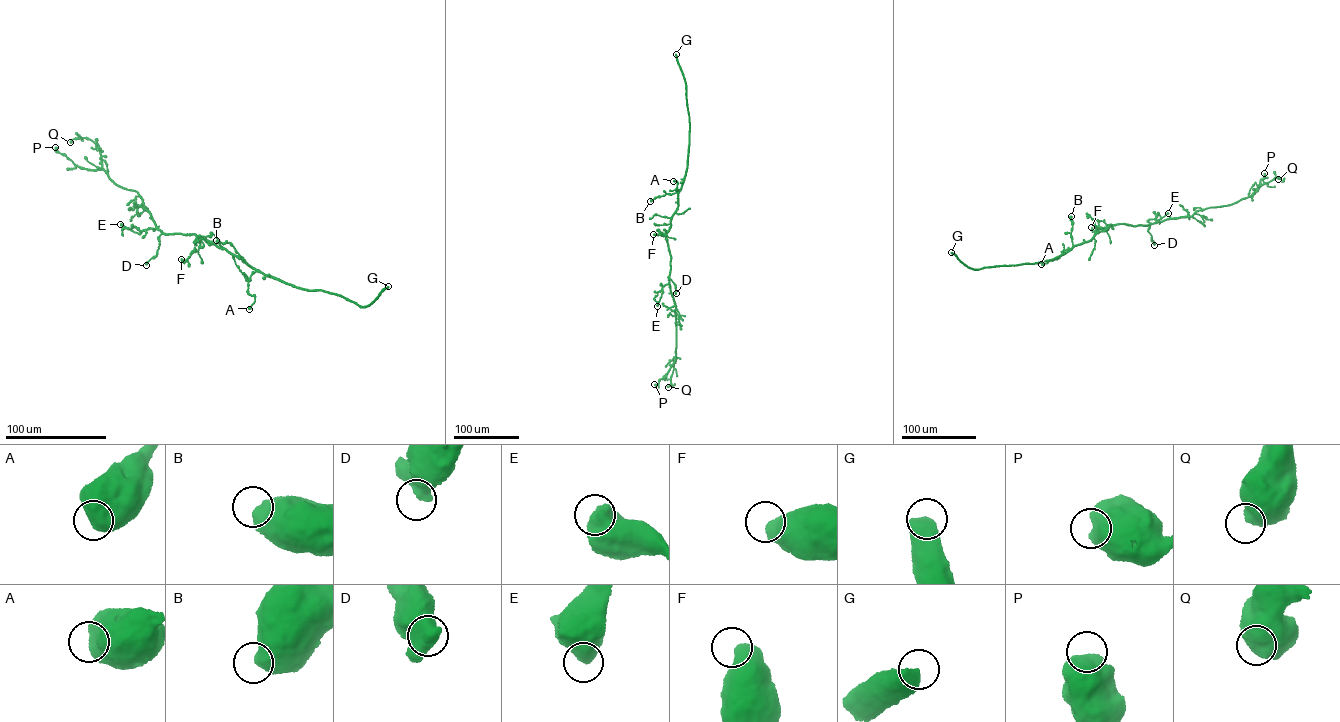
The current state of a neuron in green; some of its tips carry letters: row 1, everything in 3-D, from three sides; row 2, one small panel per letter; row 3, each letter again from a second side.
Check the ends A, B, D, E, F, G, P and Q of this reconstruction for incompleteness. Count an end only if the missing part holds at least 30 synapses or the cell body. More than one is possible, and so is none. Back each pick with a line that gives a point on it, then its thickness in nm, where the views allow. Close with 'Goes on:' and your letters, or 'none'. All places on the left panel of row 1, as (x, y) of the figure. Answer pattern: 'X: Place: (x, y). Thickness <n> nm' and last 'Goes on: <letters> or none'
G: Place: (388, 286). Thickness 550 nm
Goes on: G

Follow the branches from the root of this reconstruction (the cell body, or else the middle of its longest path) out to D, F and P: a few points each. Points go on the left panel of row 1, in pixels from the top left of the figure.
D: (206, 240), (192, 233), (163, 233), (159, 237), (156, 256), (146, 265)
F: (206, 240), (201, 239), (197, 250), (190, 253), (185, 262), (181, 259)
P: (206, 240), (192, 233), (160, 231), (137, 192), (113, 183), (102, 169), (78, 167), (55, 147)

